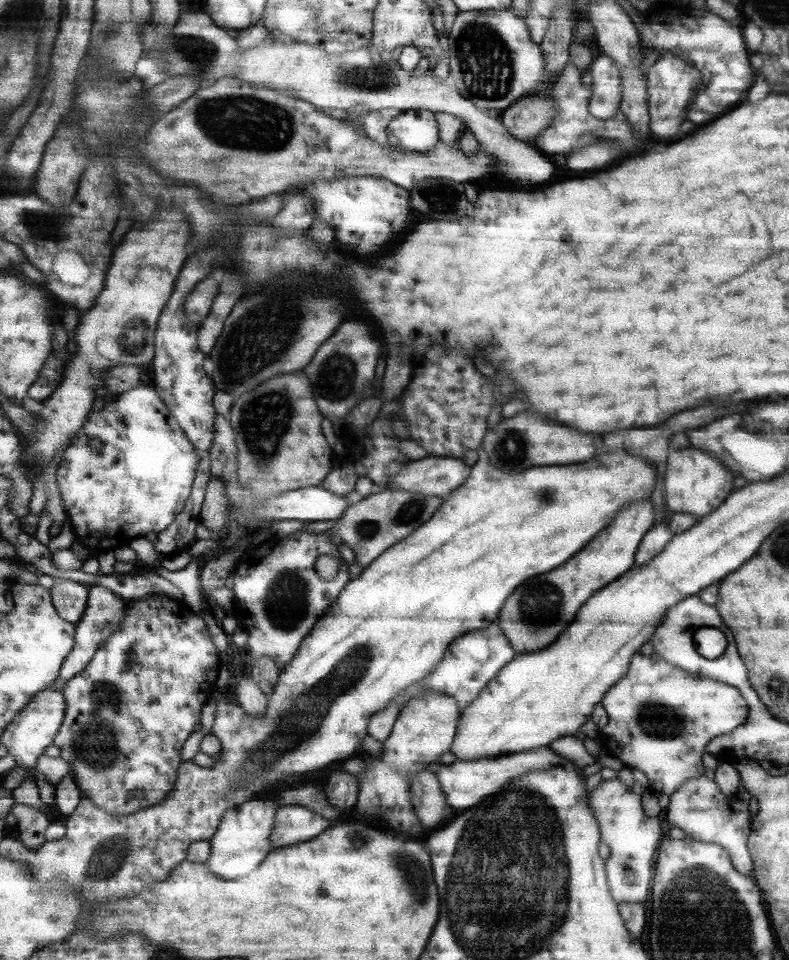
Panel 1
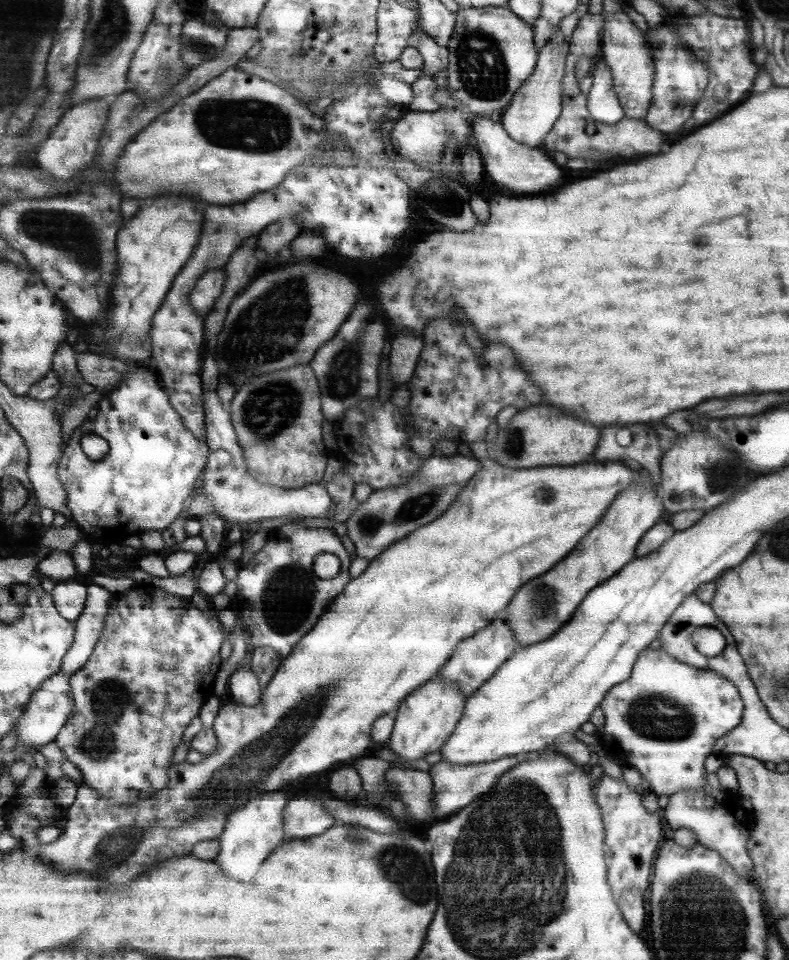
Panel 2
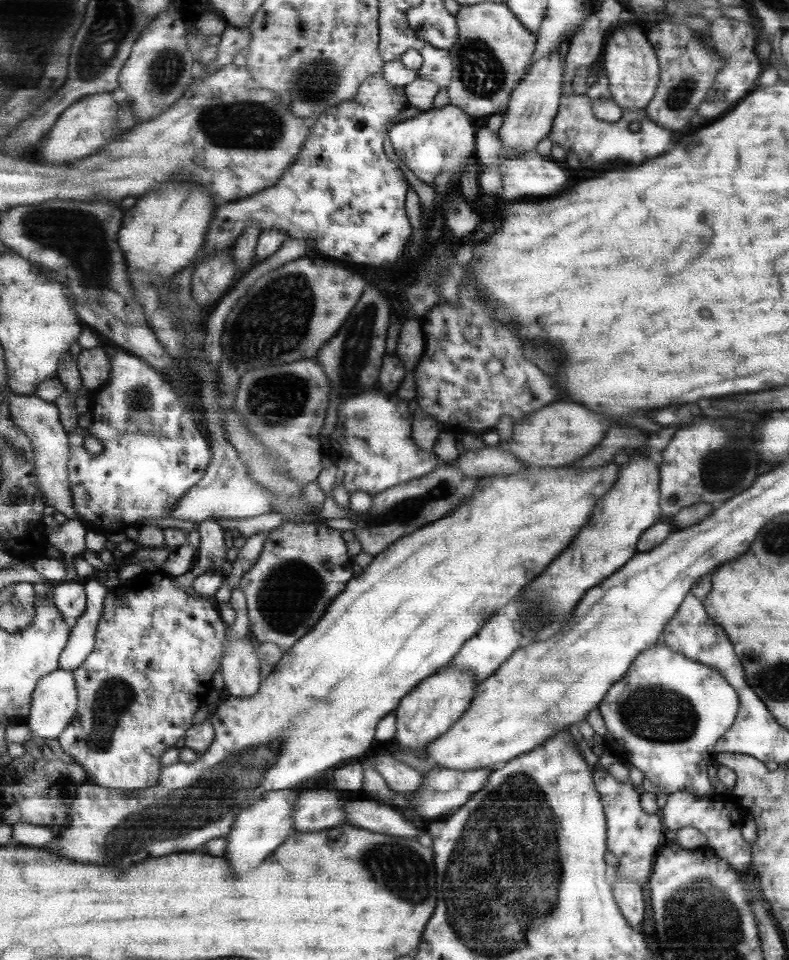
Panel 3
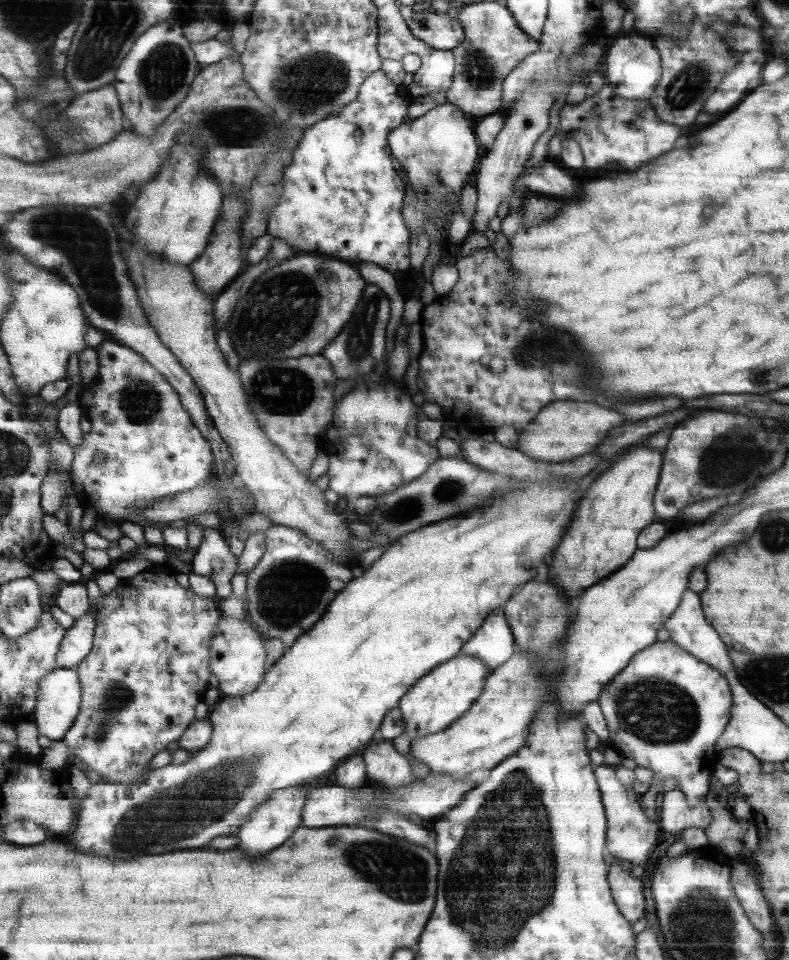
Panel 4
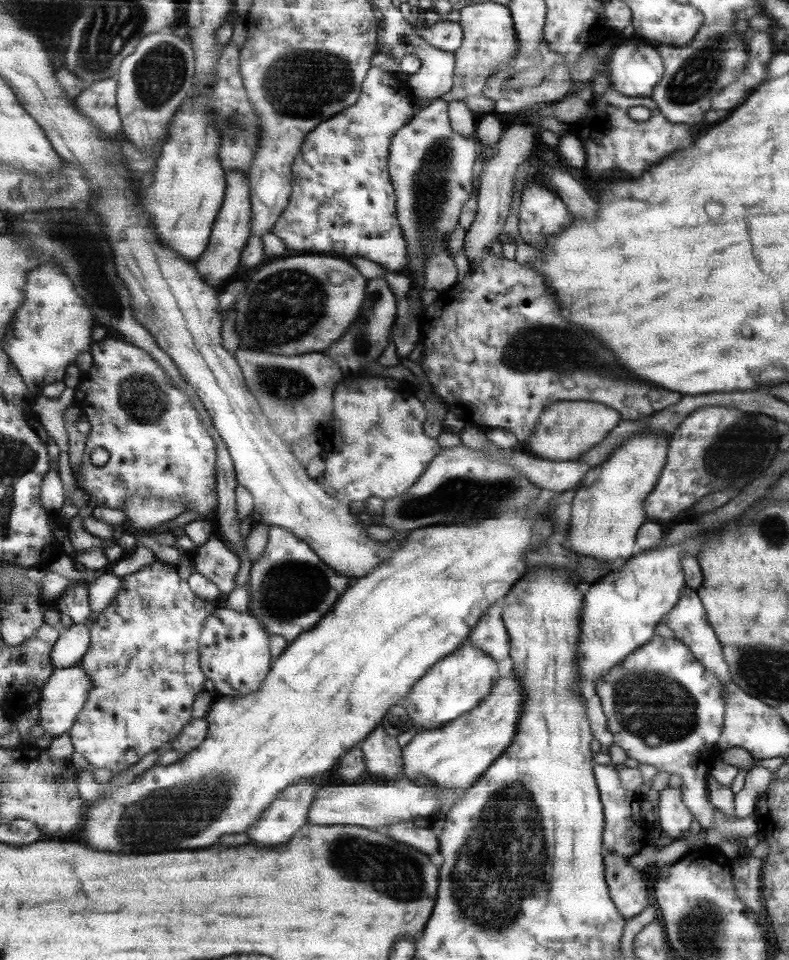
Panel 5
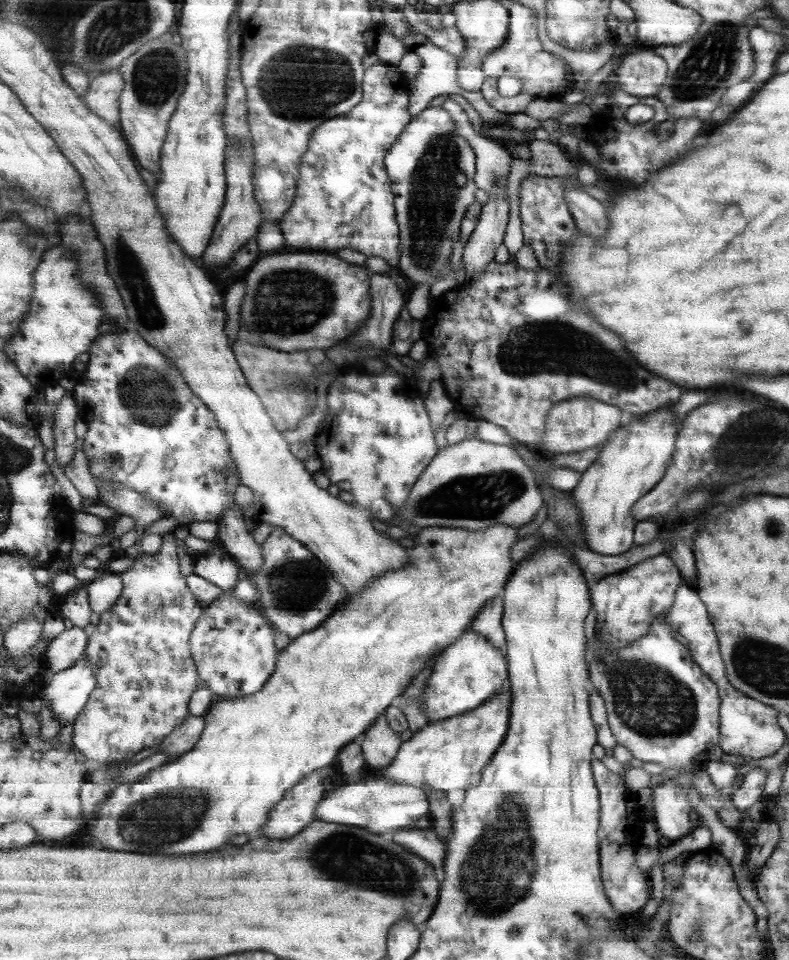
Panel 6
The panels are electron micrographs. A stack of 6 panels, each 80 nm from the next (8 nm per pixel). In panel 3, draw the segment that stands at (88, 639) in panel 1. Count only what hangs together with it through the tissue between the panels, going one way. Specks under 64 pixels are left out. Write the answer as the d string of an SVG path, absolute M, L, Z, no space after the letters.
M102 581L85 583L88 594L87 610L73 622L69 642L62 652L59 669L76 671L95 650L96 634L103 616L103 602L111 591Z

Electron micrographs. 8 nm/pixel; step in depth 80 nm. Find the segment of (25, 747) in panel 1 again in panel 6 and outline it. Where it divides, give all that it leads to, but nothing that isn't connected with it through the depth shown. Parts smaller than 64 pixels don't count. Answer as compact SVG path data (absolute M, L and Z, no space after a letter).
M87 654L75 666L59 674L51 674L49 683L43 690L43 702L47 703L65 728L74 724L86 709L91 695L98 685L98 675Z

